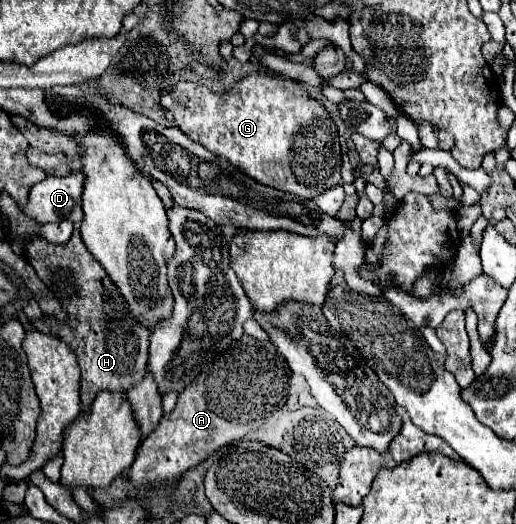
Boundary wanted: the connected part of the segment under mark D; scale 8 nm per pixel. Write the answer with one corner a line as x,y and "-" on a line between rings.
71,173
67,177
47,177
29,189
29,199
19,209
37,223
57,223
63,219
81,223
83,181
85,179
81,173

